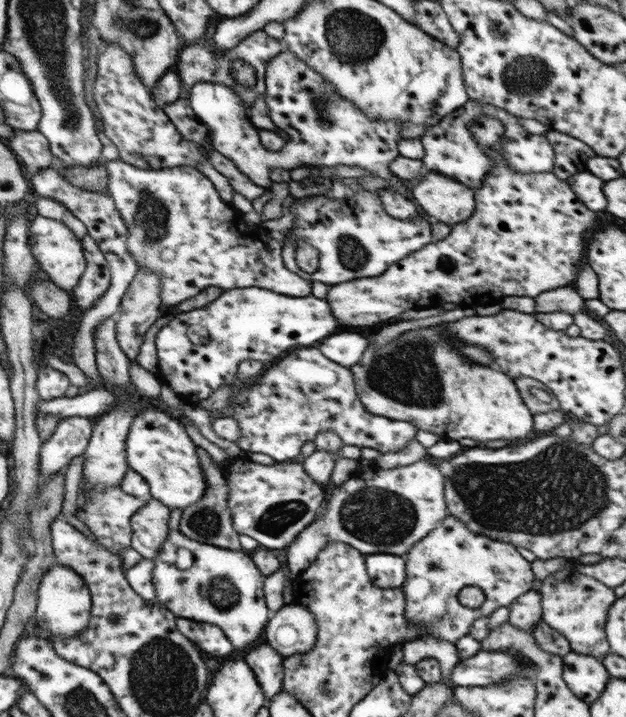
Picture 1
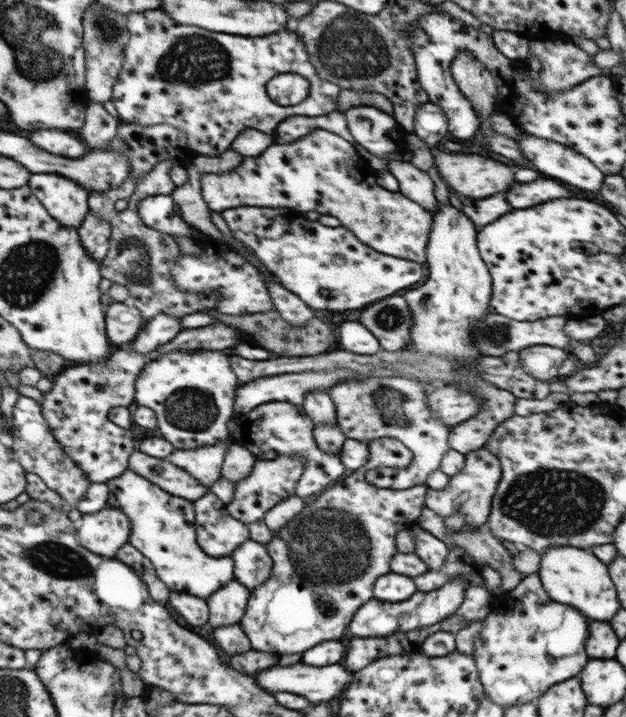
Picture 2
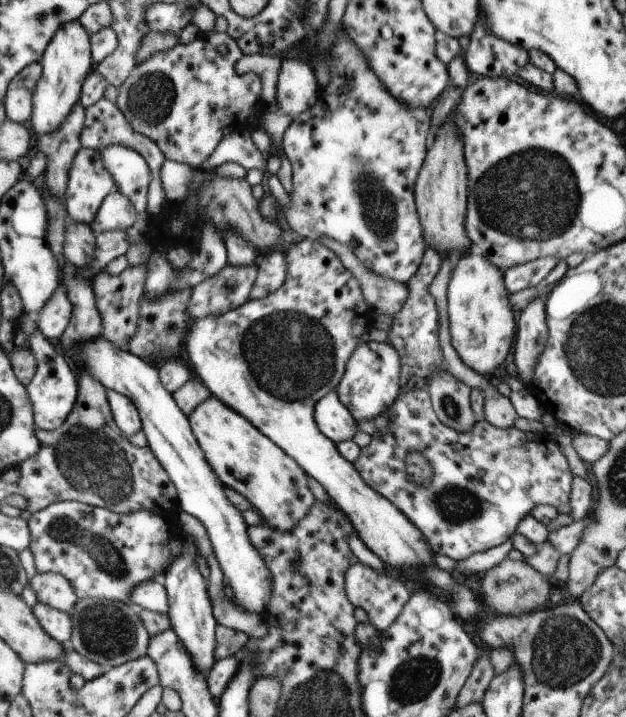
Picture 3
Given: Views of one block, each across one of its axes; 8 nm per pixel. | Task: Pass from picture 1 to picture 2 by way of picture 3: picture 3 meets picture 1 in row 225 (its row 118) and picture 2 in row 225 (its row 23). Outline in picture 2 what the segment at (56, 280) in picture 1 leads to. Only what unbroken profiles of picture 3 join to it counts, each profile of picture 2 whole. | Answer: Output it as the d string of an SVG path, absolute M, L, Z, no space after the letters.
M31 173L27 187L60 224L77 229L88 205L88 191L57 173Z

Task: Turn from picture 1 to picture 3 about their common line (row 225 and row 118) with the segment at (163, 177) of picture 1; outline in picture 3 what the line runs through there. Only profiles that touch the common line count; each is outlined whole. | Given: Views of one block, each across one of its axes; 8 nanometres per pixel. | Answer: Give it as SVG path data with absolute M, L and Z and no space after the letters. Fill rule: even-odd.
M213 32L200 34L191 43L176 44L168 50L149 56L144 62L135 65L127 79L117 88L114 101L130 128L151 140L164 159L187 164L197 168L215 149L215 146L229 134L249 130L249 125L259 119L265 108L261 106L261 86L259 78L251 72L235 72L234 65L244 55L227 33ZM225 45L226 54L219 56L217 46Z

